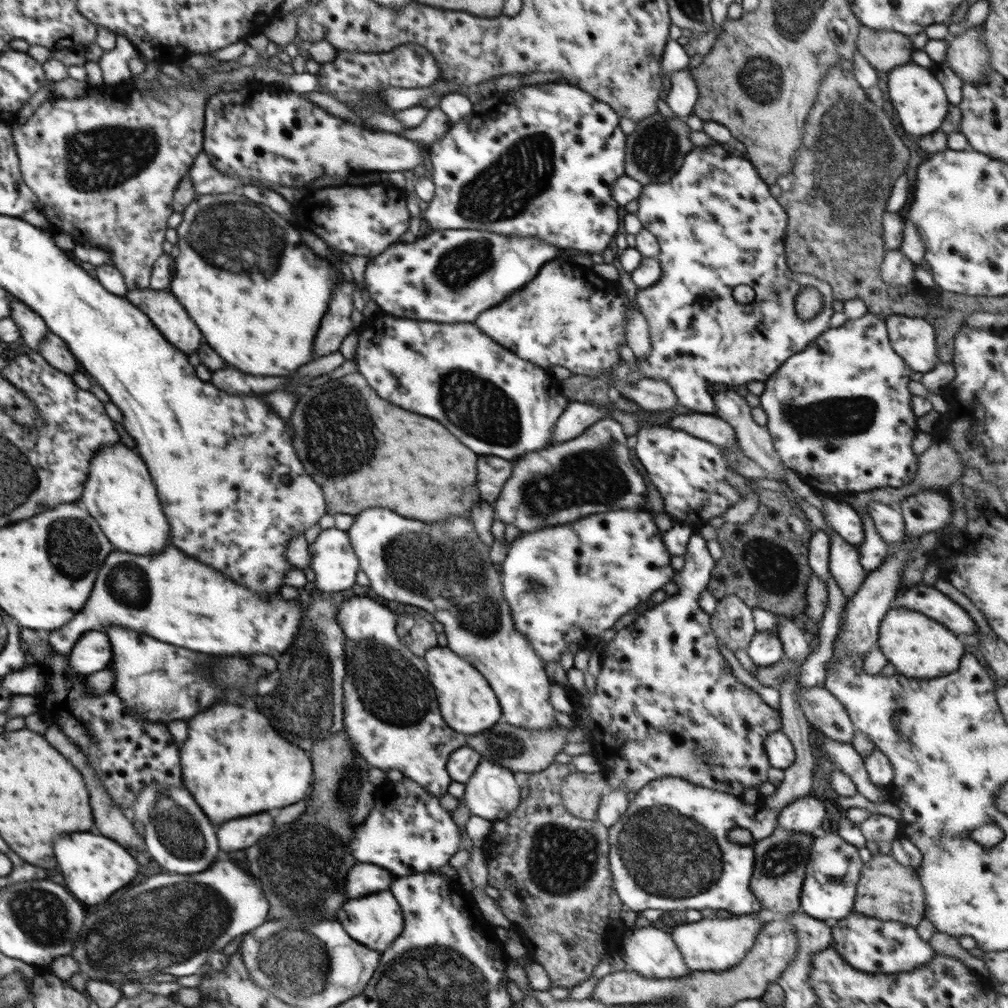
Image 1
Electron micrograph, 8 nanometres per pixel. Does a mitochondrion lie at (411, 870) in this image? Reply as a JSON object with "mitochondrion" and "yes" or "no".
{"mitochondrion":"no"}

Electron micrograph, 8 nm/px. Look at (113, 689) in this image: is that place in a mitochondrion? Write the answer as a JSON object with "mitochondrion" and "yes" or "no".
{"mitochondrion":"no"}

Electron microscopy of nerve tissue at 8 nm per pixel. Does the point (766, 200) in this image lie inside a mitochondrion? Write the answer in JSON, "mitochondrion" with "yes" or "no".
{"mitochondrion":"no"}

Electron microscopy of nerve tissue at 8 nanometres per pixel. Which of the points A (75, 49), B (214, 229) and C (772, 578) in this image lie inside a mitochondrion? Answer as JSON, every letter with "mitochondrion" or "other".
{"A":"other","B":"mitochondrion","C":"mitochondrion"}

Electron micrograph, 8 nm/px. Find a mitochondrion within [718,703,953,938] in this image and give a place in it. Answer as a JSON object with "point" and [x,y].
{"point":[783,858]}

